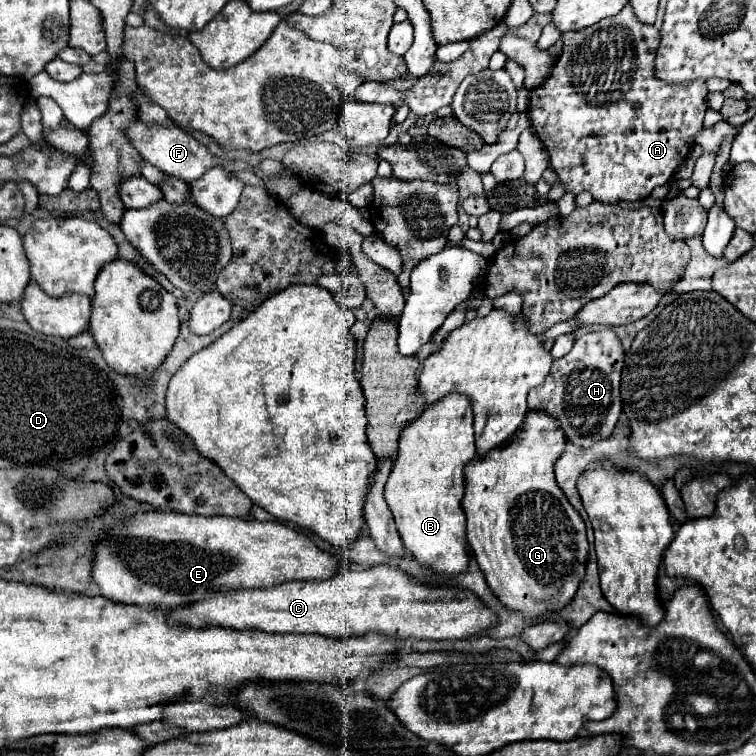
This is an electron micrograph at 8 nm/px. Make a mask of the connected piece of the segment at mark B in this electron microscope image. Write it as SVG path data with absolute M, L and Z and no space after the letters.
M448 395L402 429L398 457L386 481L384 499L396 519L406 551L414 555L418 565L436 575L456 577L466 573L470 565L462 495L466 483L464 469L474 457L472 407L466 397Z

